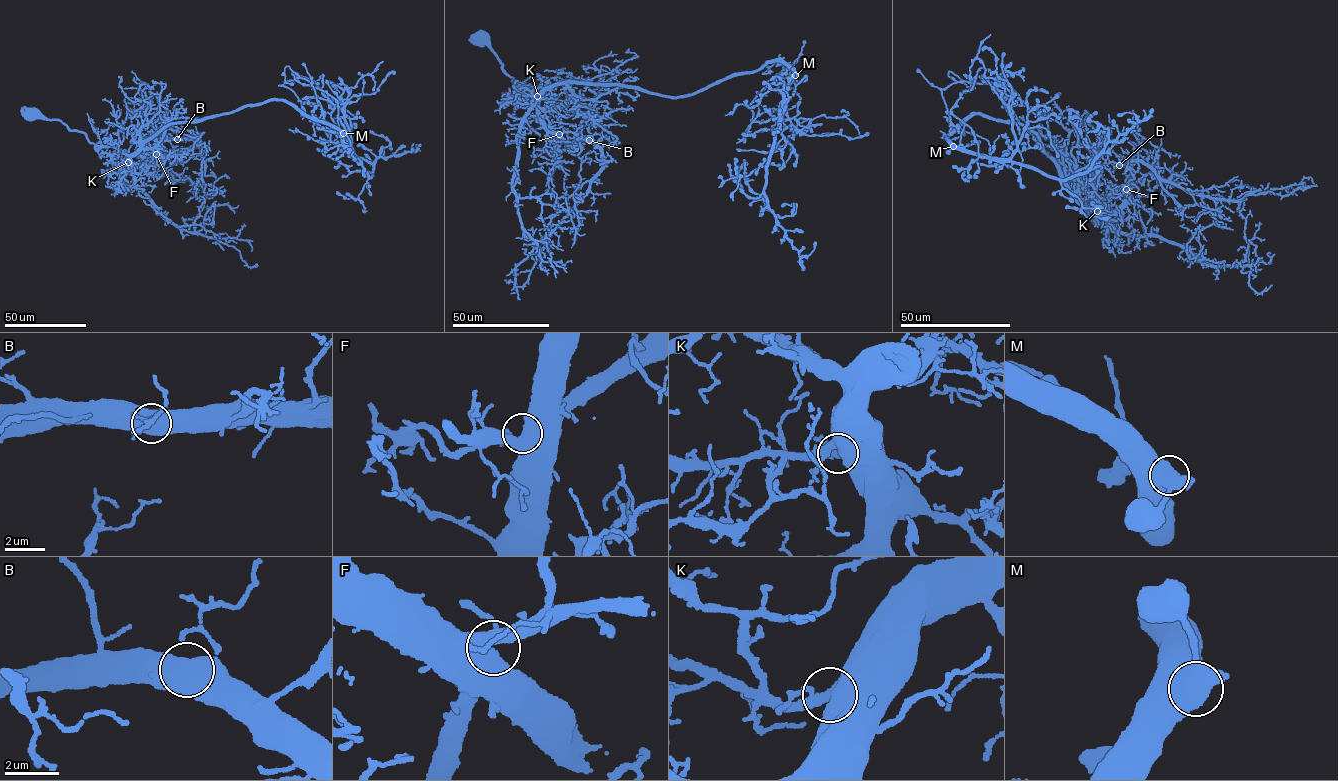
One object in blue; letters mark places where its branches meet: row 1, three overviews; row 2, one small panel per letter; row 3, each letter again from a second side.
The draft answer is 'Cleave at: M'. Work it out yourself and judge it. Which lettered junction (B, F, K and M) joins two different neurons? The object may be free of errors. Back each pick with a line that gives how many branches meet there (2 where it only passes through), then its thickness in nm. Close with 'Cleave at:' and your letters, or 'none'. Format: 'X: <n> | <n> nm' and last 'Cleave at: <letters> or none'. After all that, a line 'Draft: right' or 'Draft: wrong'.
M: 3 | 750 nm
Cleave at: M
Draft: right

